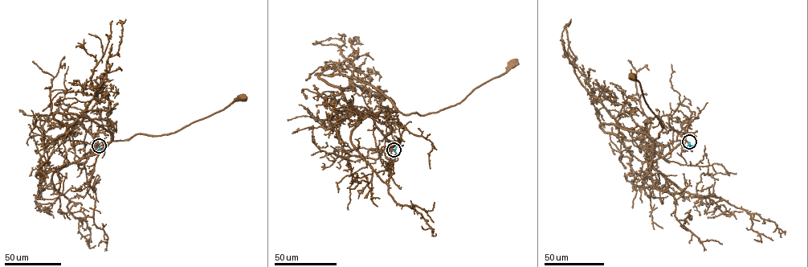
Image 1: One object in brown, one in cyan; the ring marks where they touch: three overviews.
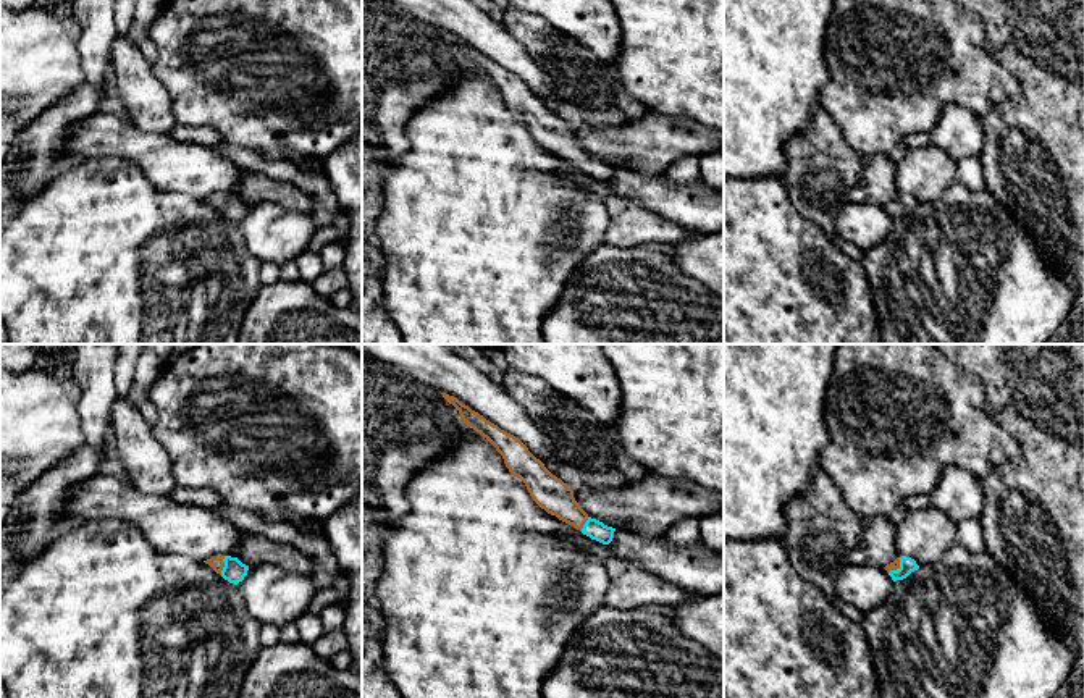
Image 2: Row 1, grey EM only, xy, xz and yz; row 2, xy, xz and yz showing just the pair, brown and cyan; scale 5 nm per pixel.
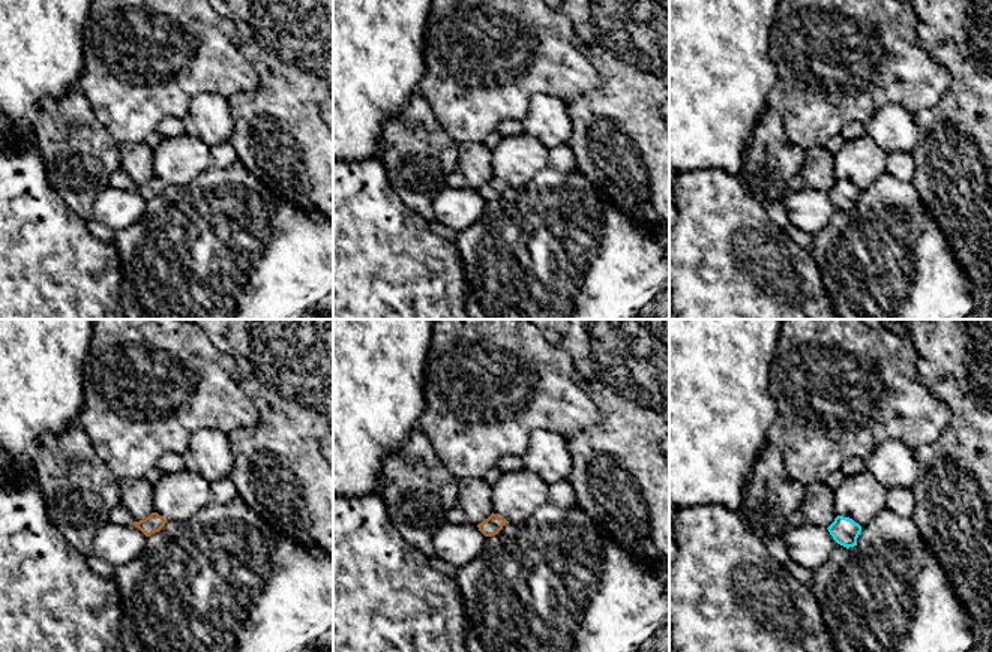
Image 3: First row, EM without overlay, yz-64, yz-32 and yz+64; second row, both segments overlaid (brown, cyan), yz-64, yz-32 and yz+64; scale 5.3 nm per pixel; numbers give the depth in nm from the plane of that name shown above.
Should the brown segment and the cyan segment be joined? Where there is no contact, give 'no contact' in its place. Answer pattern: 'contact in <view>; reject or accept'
contact in xy; accept

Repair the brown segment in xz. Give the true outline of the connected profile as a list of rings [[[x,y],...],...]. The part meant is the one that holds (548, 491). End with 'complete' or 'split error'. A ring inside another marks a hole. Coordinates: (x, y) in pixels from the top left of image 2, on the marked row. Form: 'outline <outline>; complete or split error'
outline [[[446,393],[441,394],[459,410],[464,423],[472,427],[496,448],[509,472],[525,483],[530,496],[541,509],[575,527],[591,540],[603,545],[612,541],[616,528],[591,519],[575,501],[574,490],[553,475],[520,439],[472,410],[457,397]]]; split error

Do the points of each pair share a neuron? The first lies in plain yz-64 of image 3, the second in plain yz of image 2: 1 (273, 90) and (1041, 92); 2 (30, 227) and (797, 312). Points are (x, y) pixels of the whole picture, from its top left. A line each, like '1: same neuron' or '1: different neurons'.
1: same neuron
2: same neuron

